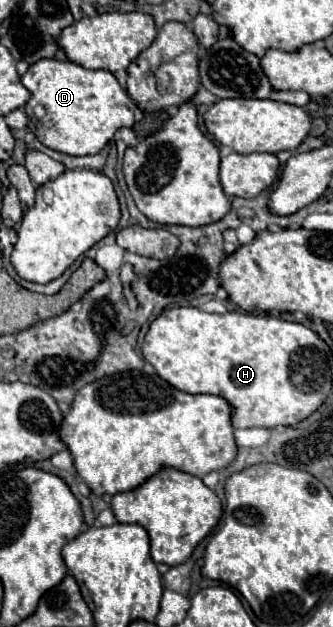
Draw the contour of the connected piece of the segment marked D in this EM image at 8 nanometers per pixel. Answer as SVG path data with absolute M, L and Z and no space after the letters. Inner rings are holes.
M44 59L36 65L30 65L22 75L22 85L32 93L26 103L28 113L28 129L50 149L68 155L94 155L108 141L112 141L116 129L132 127L134 113L132 101L122 85L110 71L104 69L84 69L72 61ZM34 107L44 107L44 117L36 117Z

